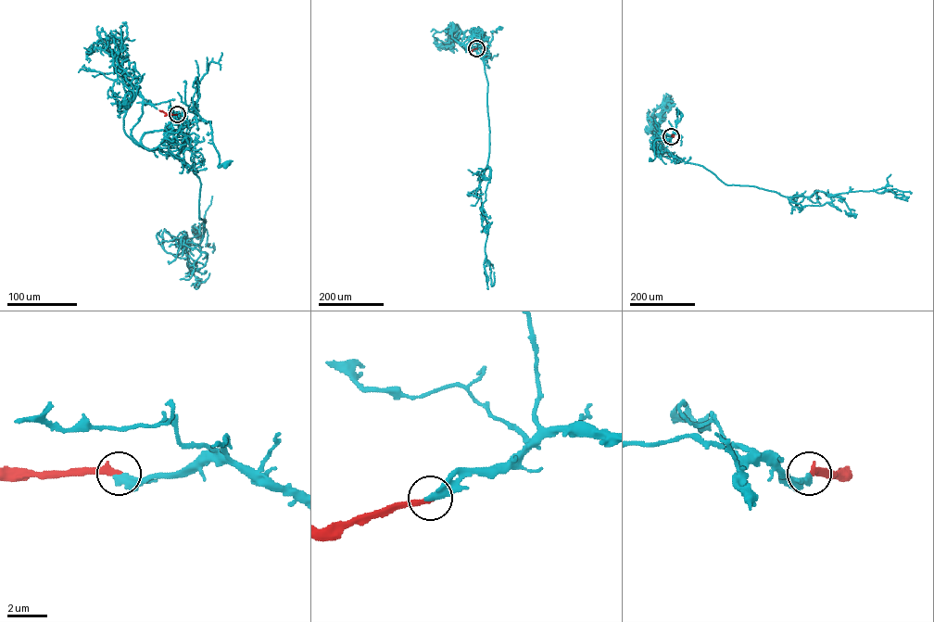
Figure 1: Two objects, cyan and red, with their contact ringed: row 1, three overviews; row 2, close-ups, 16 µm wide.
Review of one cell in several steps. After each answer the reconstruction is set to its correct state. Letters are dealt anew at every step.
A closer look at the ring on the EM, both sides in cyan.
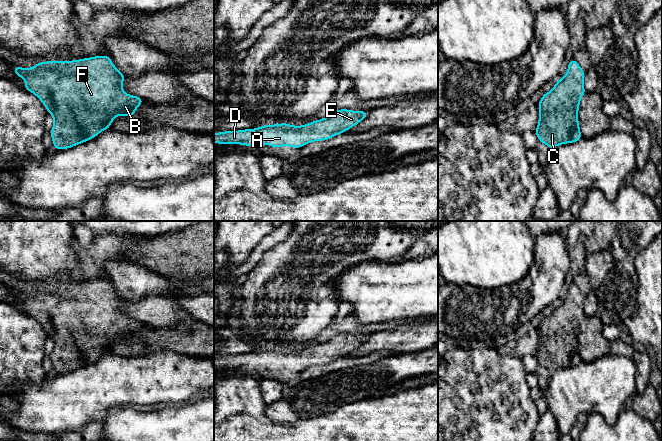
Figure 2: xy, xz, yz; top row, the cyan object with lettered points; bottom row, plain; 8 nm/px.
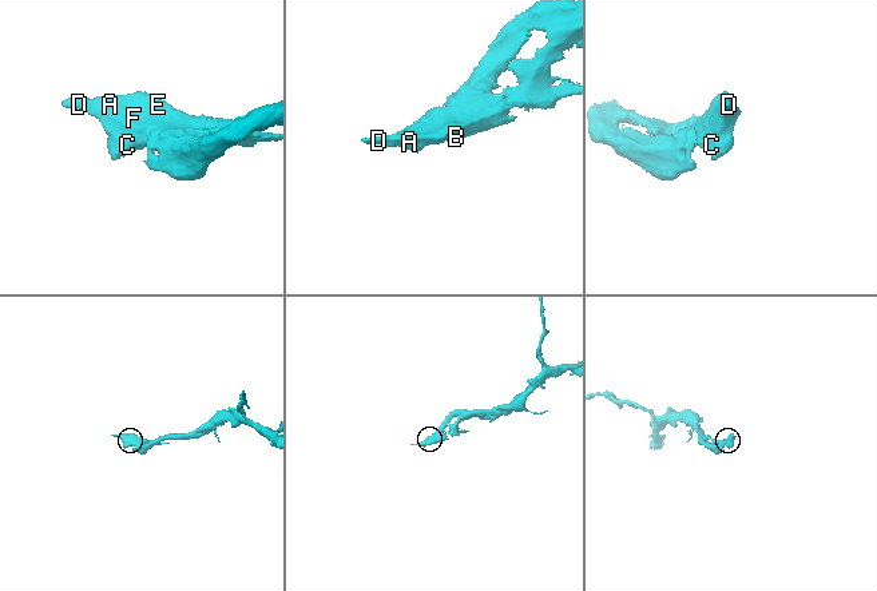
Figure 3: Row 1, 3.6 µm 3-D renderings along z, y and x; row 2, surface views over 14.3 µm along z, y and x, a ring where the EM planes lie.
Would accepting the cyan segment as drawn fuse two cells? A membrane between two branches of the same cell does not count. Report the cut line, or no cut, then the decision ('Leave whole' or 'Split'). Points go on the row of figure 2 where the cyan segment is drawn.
No split. Leave whole

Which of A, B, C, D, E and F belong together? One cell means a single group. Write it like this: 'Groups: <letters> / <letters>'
Groups: A B C D E F

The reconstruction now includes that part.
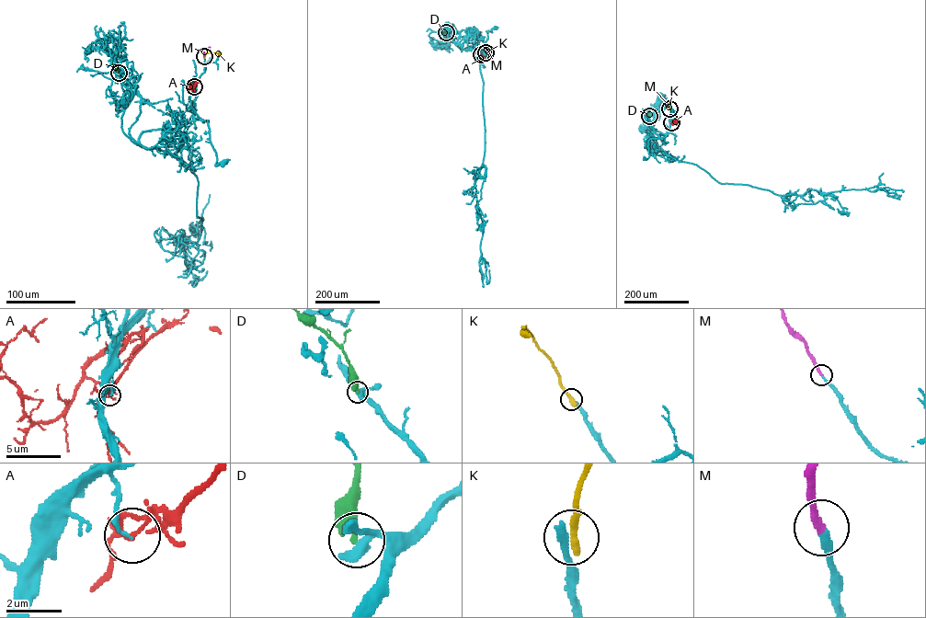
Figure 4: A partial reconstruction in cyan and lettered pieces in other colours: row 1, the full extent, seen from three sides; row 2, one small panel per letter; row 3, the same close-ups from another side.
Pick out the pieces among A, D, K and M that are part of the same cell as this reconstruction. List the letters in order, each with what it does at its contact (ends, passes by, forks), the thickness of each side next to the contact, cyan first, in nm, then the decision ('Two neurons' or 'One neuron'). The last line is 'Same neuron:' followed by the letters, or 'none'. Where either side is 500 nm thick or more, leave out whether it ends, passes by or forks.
A: It forks there. Thickness 110 nm (cyan) against 100 nm. Two neurons
D: It ends there. Thickness 280 nm (cyan) against 360 nm. Two neurons
K: It ends there. Thickness 300 nm (cyan) against 340 nm. Two neurons
M: It ends there. Thickness 200 nm (cyan) against 240 nm. One neuron
Same neuron: M

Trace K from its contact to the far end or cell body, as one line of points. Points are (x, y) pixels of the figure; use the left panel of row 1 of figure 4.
K: (204, 57), (208, 52), (221, 55)

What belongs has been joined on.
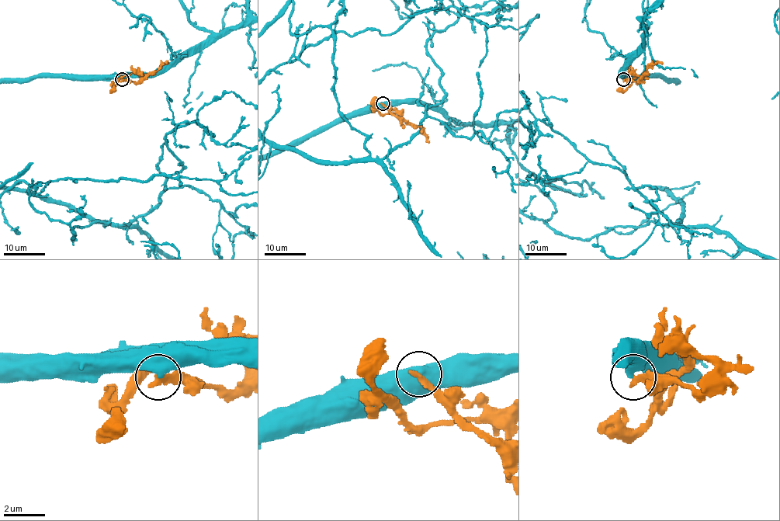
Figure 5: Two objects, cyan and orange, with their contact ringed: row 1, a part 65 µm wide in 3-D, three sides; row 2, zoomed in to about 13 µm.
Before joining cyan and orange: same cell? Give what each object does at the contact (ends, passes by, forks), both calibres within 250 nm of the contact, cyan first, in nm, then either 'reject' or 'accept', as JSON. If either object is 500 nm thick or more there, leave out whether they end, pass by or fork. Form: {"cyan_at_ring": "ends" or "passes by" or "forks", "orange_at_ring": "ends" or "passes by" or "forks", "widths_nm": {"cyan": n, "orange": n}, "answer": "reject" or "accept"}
{"widths_nm": {"cyan": 650, "orange": 280}, "answer": "reject"}

